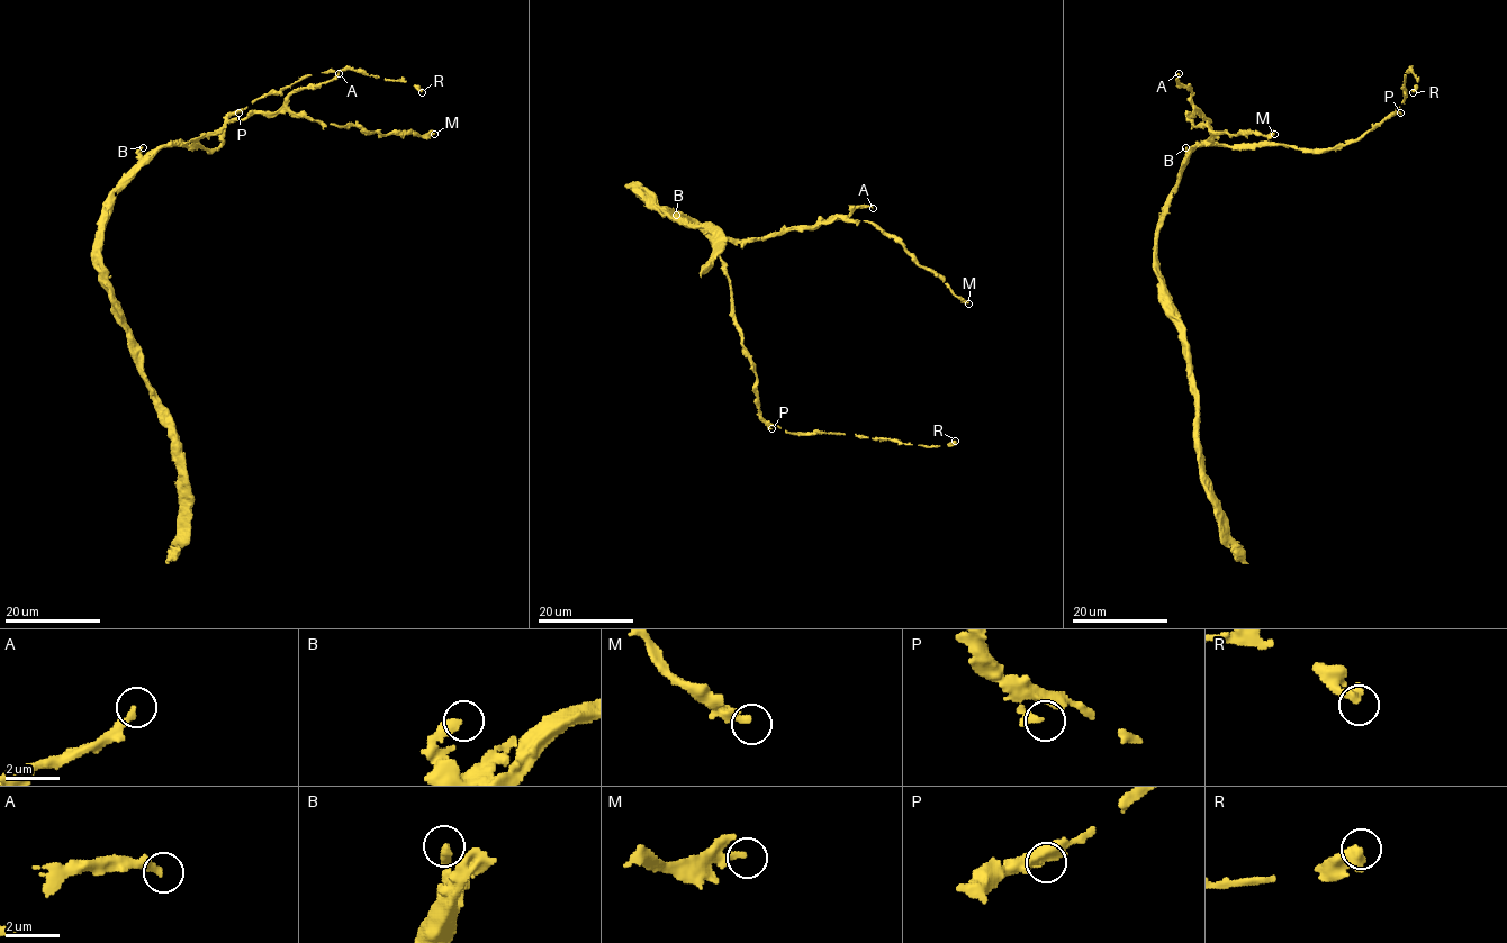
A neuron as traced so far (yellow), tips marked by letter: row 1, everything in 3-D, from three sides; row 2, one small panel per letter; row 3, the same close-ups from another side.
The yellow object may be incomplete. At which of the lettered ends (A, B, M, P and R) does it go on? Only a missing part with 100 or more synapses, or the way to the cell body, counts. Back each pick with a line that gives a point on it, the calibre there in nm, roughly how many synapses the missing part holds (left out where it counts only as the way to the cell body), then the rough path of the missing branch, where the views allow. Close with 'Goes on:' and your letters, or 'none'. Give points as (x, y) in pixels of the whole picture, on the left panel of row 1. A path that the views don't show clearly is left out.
A: (339, 73) | 280 nm | 150 syn | (339, 73), (349, 91), (346, 102), (308, 108)
Goes on: A

